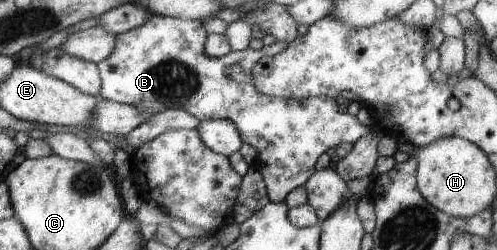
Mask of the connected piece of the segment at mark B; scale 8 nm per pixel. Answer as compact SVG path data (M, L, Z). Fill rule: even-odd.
M171 16L151 17L145 25L117 34L113 53L98 63L102 74L102 87L99 96L103 99L129 104L139 109L147 117L166 109L184 109L199 119L229 119L241 133L243 143L253 145L258 151L254 166L264 177L267 195L271 202L283 202L295 188L306 185L306 181L315 171L319 155L340 143L357 143L371 133L369 126L359 123L358 117L341 113L337 101L327 96L315 96L301 100L279 98L264 95L254 85L251 75L255 63L265 56L274 56L287 47L287 43L278 41L259 50L250 48L231 50L224 56L212 56L206 51L205 29L199 21Z

